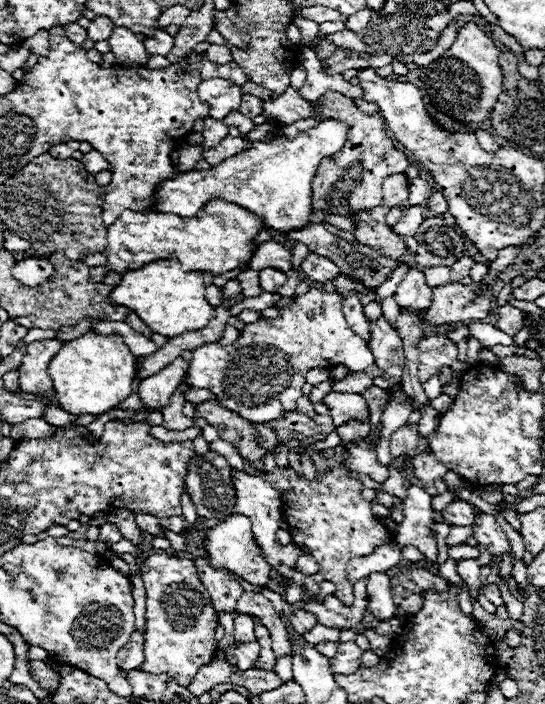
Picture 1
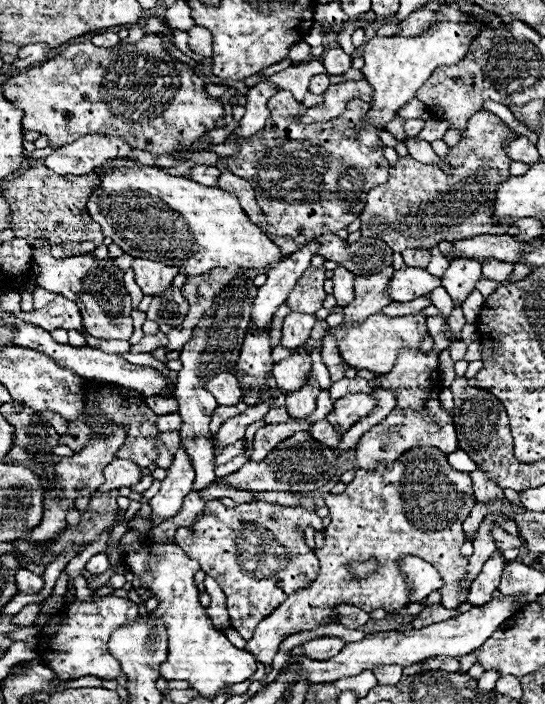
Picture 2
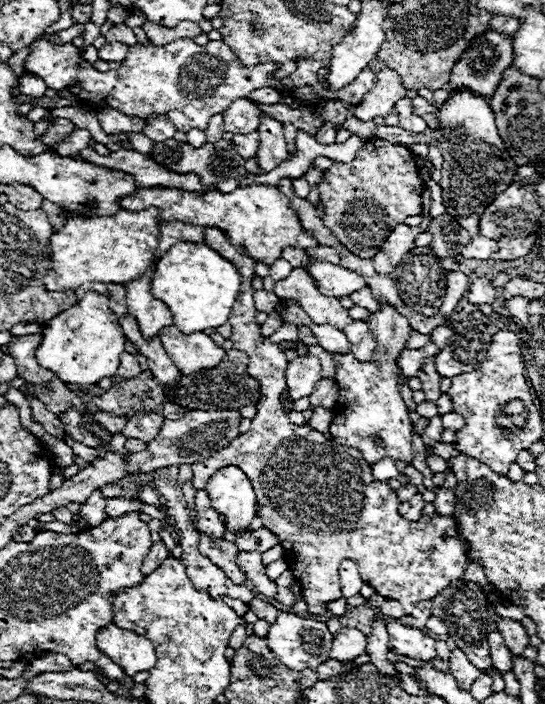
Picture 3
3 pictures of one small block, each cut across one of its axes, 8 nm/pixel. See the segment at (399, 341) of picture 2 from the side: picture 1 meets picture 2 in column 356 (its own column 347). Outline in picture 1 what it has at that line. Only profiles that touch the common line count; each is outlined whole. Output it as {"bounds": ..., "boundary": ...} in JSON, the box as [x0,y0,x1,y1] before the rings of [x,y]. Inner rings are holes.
{"bounds":[184,288,374,422],"boundary":[[[308,288],[306,294],[294,296],[286,308],[280,308],[276,318],[260,318],[258,322],[246,324],[238,340],[230,346],[204,344],[194,350],[194,358],[188,364],[184,382],[192,388],[210,390],[224,408],[244,416],[250,422],[268,422],[280,418],[286,410],[296,410],[296,400],[302,396],[304,376],[312,368],[330,368],[342,364],[350,372],[366,370],[374,364],[372,352],[366,342],[350,330],[342,314],[342,296],[338,292],[322,292],[318,288]]]}

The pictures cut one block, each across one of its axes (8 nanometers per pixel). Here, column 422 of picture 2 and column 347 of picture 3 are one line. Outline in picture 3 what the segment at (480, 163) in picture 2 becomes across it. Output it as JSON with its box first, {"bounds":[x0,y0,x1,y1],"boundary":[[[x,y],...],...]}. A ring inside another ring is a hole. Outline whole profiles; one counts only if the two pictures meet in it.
{"bounds":[320,138,424,256],"boundary":[[[368,138],[364,146],[356,152],[356,158],[350,164],[332,164],[324,174],[324,180],[320,180],[320,200],[324,204],[324,226],[330,228],[330,232],[350,250],[358,256],[372,256],[372,248],[380,248],[392,228],[396,224],[402,224],[408,216],[422,214],[422,190],[424,182],[420,176],[420,168],[416,164],[416,156],[402,144],[392,144],[382,138]]]}

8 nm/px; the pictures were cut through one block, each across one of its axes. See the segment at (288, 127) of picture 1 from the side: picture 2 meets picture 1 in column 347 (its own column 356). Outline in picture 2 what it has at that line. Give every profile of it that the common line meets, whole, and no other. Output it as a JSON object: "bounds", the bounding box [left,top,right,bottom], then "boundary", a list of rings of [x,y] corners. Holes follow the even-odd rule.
{"bounds":[224,90,388,246],"boundary":[[[278,90],[268,100],[270,118],[262,132],[246,140],[238,136],[226,138],[226,142],[240,140],[240,146],[236,156],[224,158],[224,164],[236,176],[252,184],[268,232],[284,238],[288,236],[300,246],[322,234],[346,228],[364,210],[368,190],[388,182],[388,162],[382,154],[384,144],[378,132],[368,128],[368,132],[360,132],[354,140],[354,128],[364,120],[370,104],[352,98],[338,118],[310,124],[300,122],[306,110],[322,102],[324,94],[306,92],[306,98],[298,102],[292,92]]]}

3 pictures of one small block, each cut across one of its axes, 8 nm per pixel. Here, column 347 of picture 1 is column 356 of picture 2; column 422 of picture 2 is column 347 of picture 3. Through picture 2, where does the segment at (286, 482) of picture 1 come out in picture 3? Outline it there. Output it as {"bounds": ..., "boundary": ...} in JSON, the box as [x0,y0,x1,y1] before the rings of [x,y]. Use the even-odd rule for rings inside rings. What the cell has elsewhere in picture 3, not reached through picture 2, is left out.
{"bounds":[192,228,468,614],"boundary":[[[204,228],[204,238],[208,246],[216,248],[220,256],[232,260],[240,270],[240,296],[228,318],[232,324],[230,340],[236,350],[248,354],[248,374],[260,380],[262,398],[248,432],[238,434],[228,448],[214,452],[208,460],[192,464],[194,488],[200,490],[216,470],[230,464],[250,476],[264,528],[280,538],[288,568],[302,590],[310,614],[328,614],[326,606],[342,596],[338,578],[342,560],[354,560],[366,584],[380,596],[402,602],[404,614],[412,614],[416,602],[436,598],[452,580],[460,580],[468,566],[468,546],[456,536],[454,520],[440,514],[422,516],[416,522],[404,520],[398,514],[400,500],[396,492],[388,482],[372,478],[372,468],[364,462],[360,452],[336,444],[310,426],[296,426],[288,420],[280,398],[288,392],[284,380],[288,360],[274,342],[262,336],[260,324],[256,324],[258,310],[252,298],[256,262],[242,246],[234,246],[220,228]]]}

